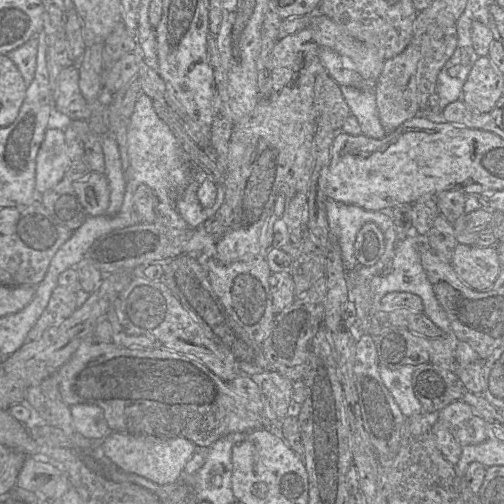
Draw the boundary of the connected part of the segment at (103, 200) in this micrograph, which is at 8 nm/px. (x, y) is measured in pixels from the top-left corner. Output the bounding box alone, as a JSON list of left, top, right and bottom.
[75,173,110,216]

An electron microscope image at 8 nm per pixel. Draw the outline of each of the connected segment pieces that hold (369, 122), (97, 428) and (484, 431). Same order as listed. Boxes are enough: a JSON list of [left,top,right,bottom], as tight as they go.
[[340,85,387,139],[70,404,113,440],[436,400,489,447]]

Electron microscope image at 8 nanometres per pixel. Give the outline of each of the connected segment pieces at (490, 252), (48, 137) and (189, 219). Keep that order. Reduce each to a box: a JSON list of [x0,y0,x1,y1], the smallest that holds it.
[[451,243,501,292],[35,127,71,195],[175,178,225,229]]

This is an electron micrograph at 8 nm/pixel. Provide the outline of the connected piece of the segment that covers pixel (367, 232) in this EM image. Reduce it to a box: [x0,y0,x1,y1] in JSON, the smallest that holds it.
[354,222,385,266]

